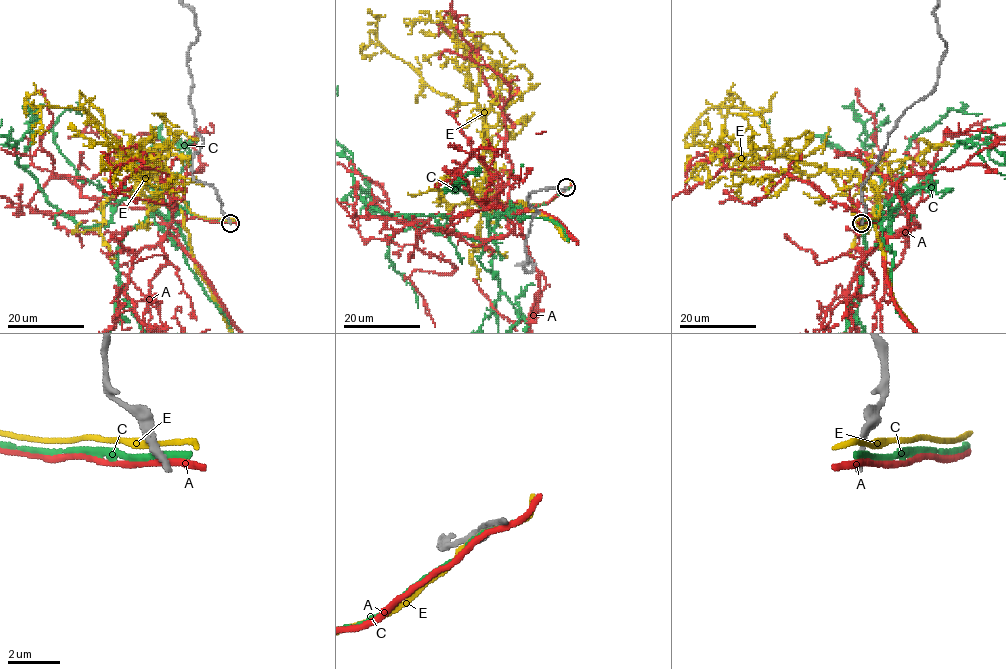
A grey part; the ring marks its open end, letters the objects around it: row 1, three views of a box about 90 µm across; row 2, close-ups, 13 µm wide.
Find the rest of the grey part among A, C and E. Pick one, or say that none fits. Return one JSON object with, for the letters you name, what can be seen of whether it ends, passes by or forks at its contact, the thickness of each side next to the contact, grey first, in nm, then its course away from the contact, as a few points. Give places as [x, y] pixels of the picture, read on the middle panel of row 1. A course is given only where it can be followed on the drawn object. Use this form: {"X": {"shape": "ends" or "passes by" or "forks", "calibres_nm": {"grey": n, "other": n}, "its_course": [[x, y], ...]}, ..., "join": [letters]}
{"join": []}

